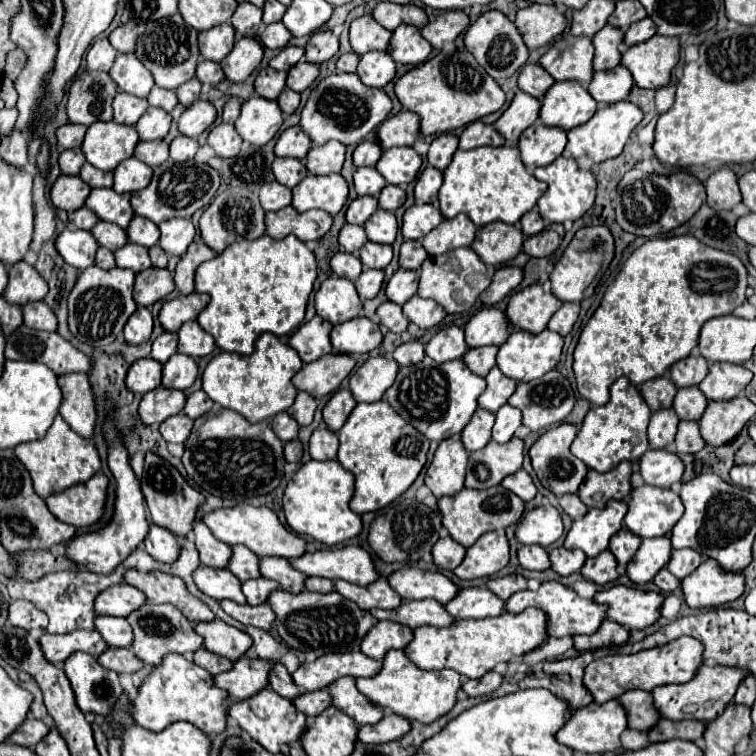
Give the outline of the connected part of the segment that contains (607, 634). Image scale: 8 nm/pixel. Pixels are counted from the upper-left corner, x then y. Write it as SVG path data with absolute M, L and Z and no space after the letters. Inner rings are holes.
M606 620L598 632L590 636L574 636L574 648L580 652L586 652L586 650L604 648L604 646L620 646L620 644L626 644L628 638L630 638L628 628L624 628L618 622Z

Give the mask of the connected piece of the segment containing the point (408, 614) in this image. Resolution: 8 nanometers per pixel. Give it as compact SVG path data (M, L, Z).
M410 600L400 604L396 610L372 610L378 620L392 620L408 624L412 630L418 626L436 626L444 628L454 622L454 618L444 610L444 604L436 600Z

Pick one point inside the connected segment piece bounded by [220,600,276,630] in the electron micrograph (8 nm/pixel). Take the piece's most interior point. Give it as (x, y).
(261, 616)

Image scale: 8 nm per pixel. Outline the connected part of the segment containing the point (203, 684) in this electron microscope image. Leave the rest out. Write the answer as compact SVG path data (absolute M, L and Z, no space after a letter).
M168 654L164 658L164 664L156 666L140 686L132 706L132 718L136 724L152 732L162 732L166 726L186 720L196 728L200 728L202 732L206 732L208 736L212 732L216 736L226 728L228 716L226 702L228 692L214 684L214 676L208 670L196 666L194 662L188 662L184 656Z

